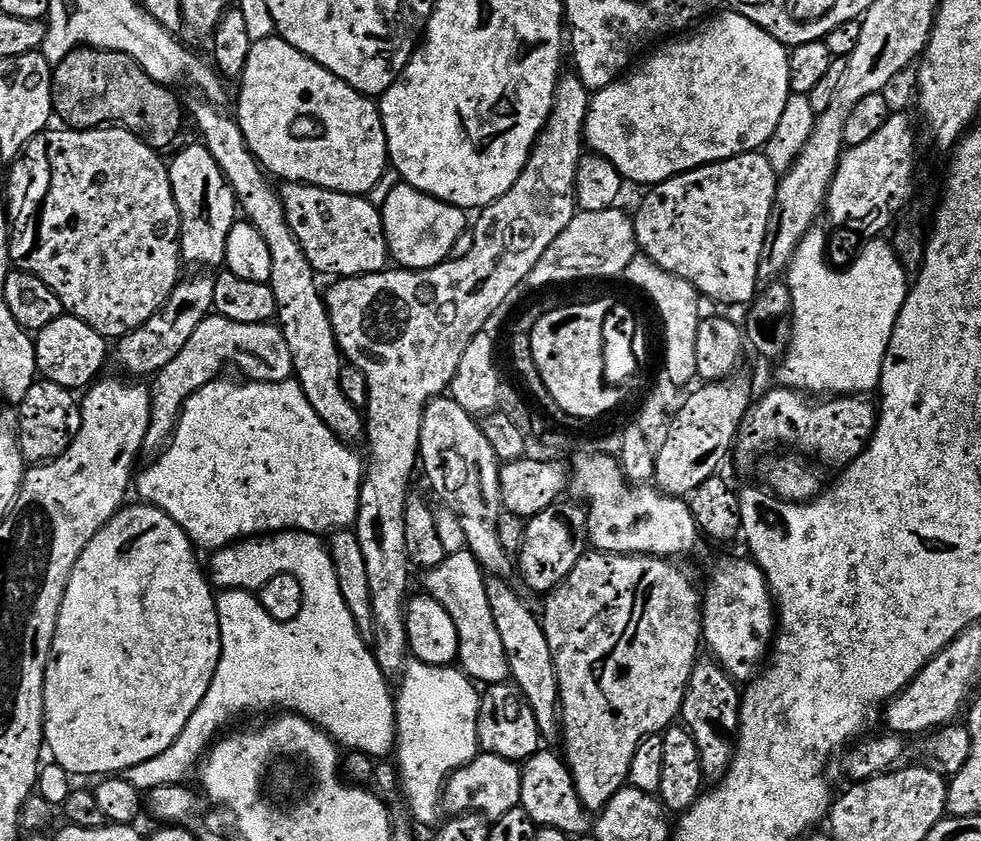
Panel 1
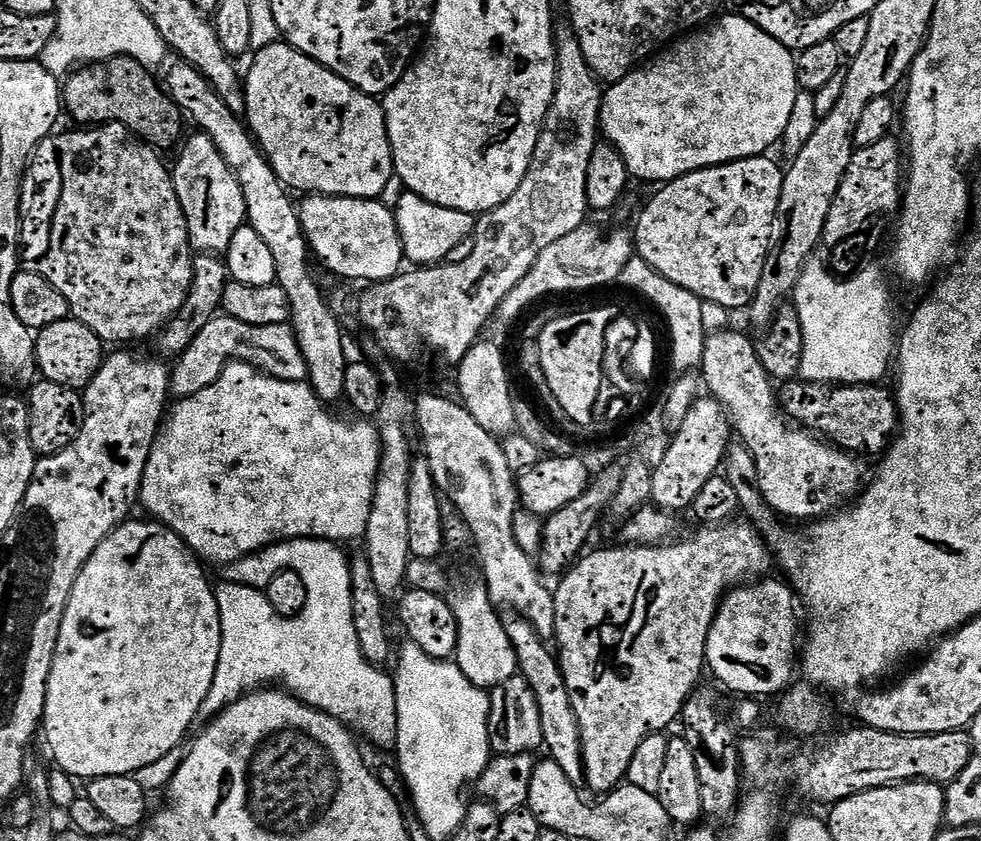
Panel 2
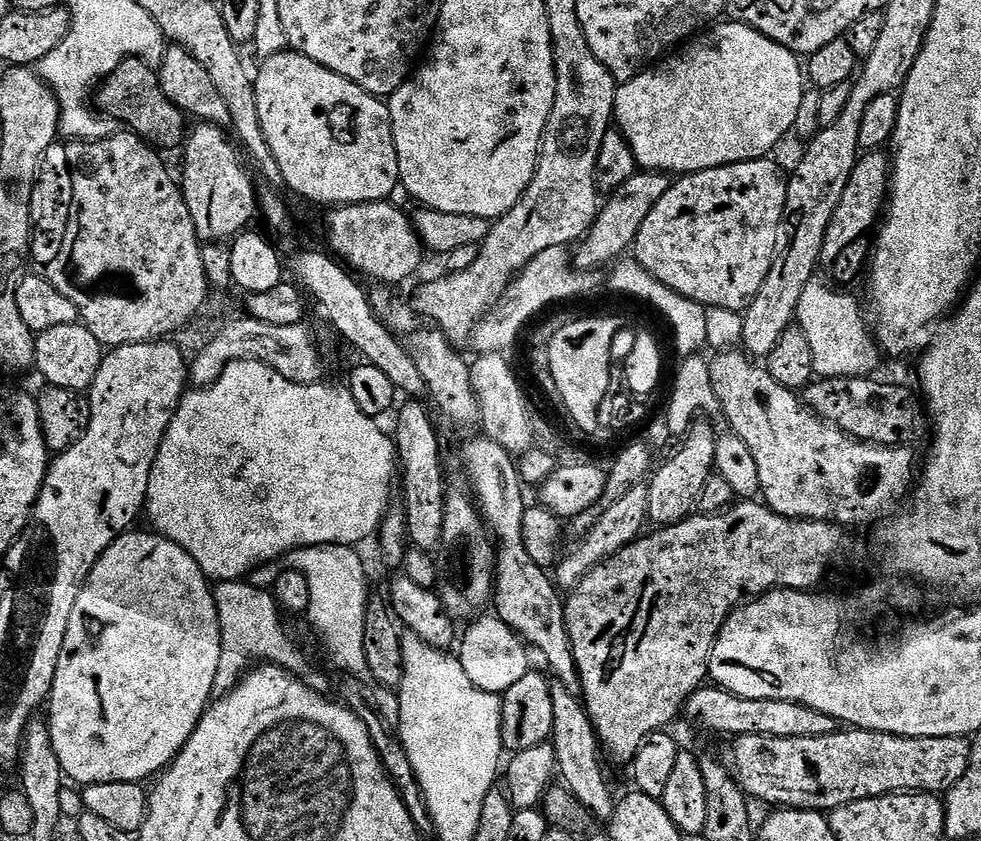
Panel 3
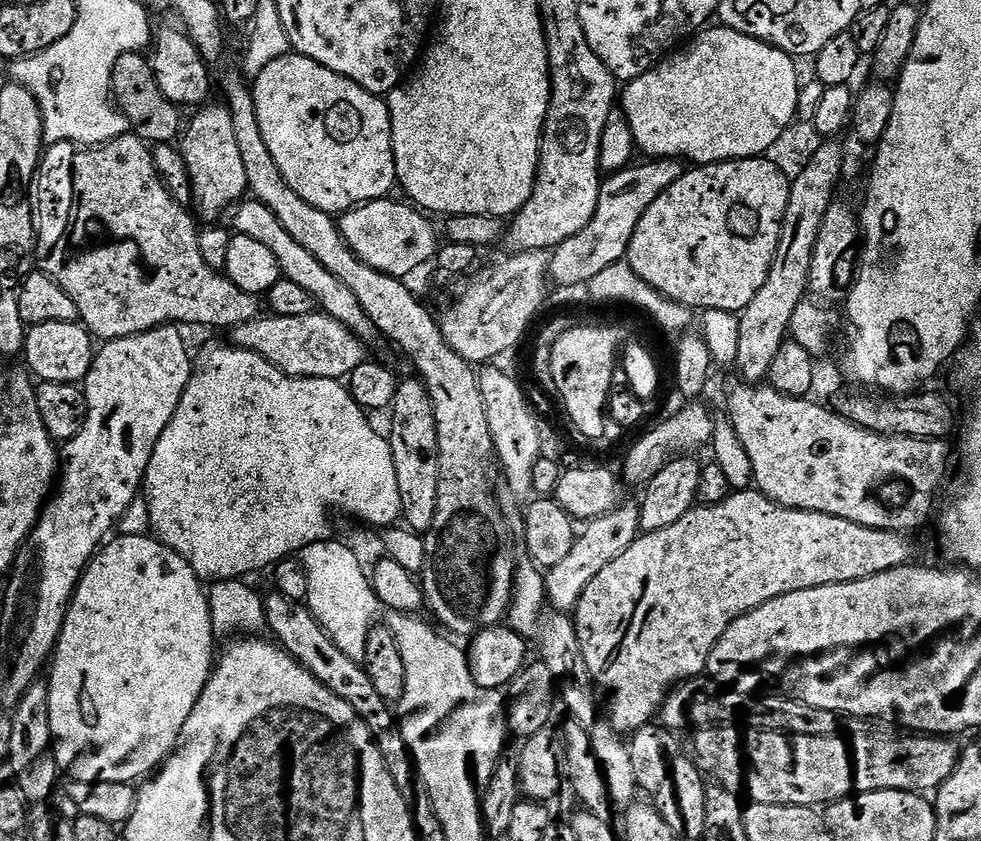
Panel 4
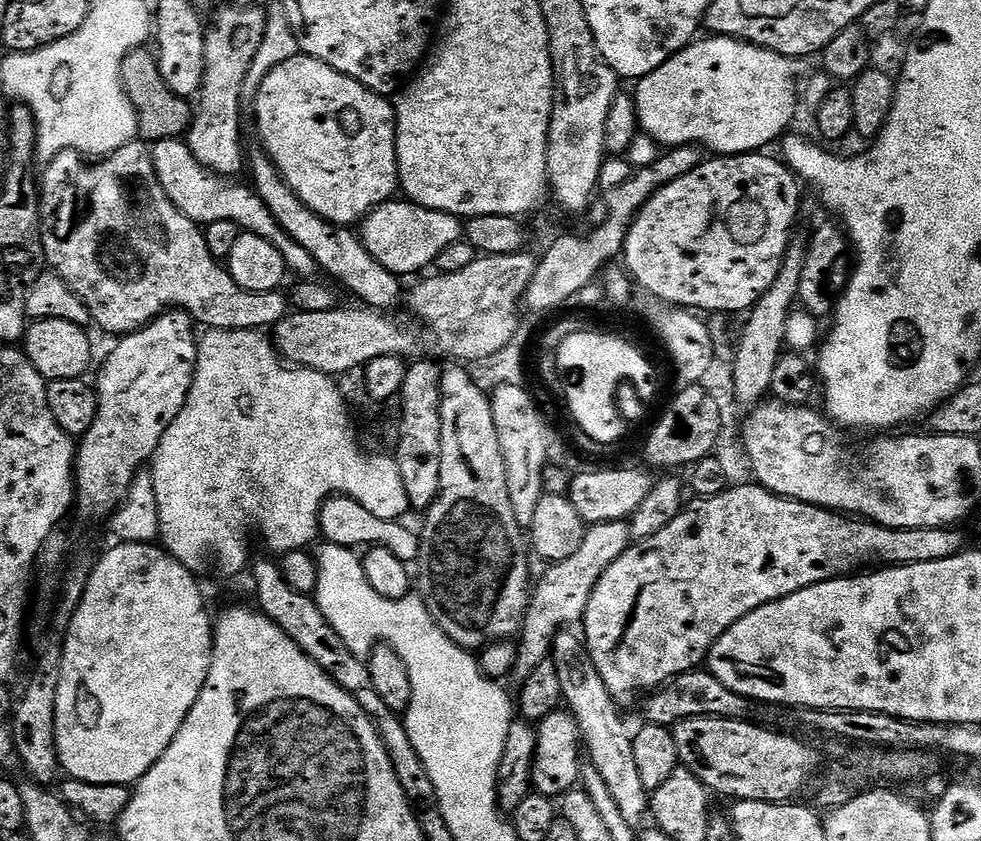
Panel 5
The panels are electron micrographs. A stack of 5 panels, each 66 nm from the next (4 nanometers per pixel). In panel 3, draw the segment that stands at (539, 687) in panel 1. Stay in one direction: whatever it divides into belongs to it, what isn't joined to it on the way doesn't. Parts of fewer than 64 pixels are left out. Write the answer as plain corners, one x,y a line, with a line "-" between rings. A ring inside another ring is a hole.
562,685
551,687
552,727
549,731
550,743
555,752
556,769
561,776
563,785
573,797
594,817
607,819
614,810
613,797
606,784
598,762
598,741
588,714
581,701

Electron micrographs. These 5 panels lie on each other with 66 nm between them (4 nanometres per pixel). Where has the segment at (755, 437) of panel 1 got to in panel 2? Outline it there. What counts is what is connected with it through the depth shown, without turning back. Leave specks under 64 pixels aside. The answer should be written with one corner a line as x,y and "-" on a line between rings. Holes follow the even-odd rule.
813,384
800,386
793,396
783,397
782,408
793,421
827,438
857,457
876,456
888,451
900,427
900,408
891,387
880,384

